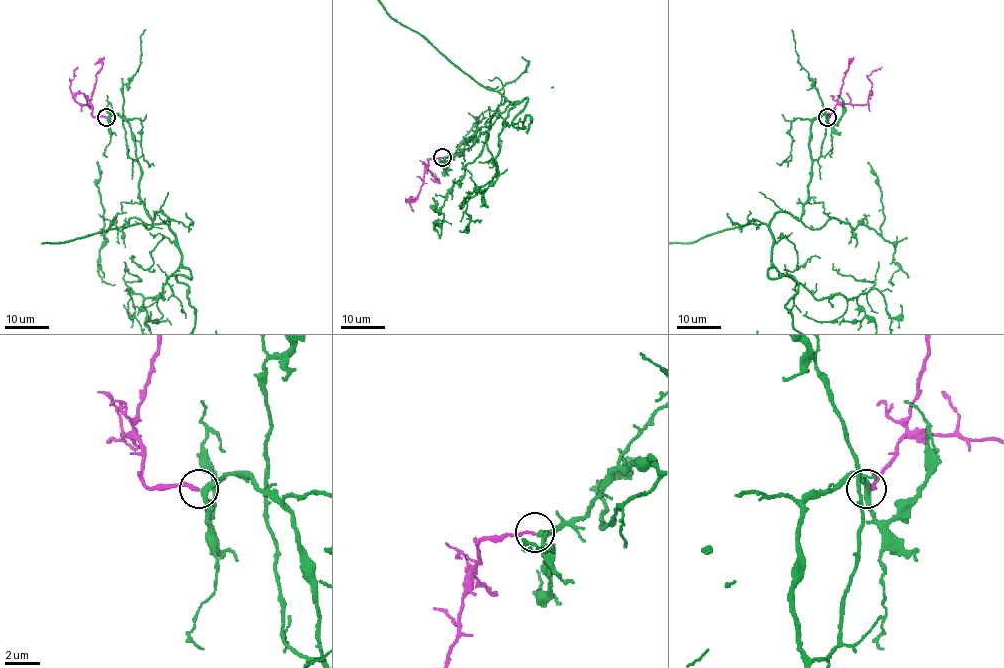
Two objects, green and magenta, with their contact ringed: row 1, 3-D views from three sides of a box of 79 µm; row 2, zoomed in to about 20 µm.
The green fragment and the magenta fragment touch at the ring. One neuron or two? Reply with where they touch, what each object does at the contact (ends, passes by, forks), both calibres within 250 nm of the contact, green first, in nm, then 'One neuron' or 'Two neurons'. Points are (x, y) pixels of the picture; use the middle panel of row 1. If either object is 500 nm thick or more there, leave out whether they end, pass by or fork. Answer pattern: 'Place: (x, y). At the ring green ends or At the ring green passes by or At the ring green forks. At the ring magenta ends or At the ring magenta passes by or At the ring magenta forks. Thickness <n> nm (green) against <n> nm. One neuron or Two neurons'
Place: (442, 157). At the ring green passes by. At the ring magenta ends. Thickness 280 nm (green) against 180 nm. One neuron

